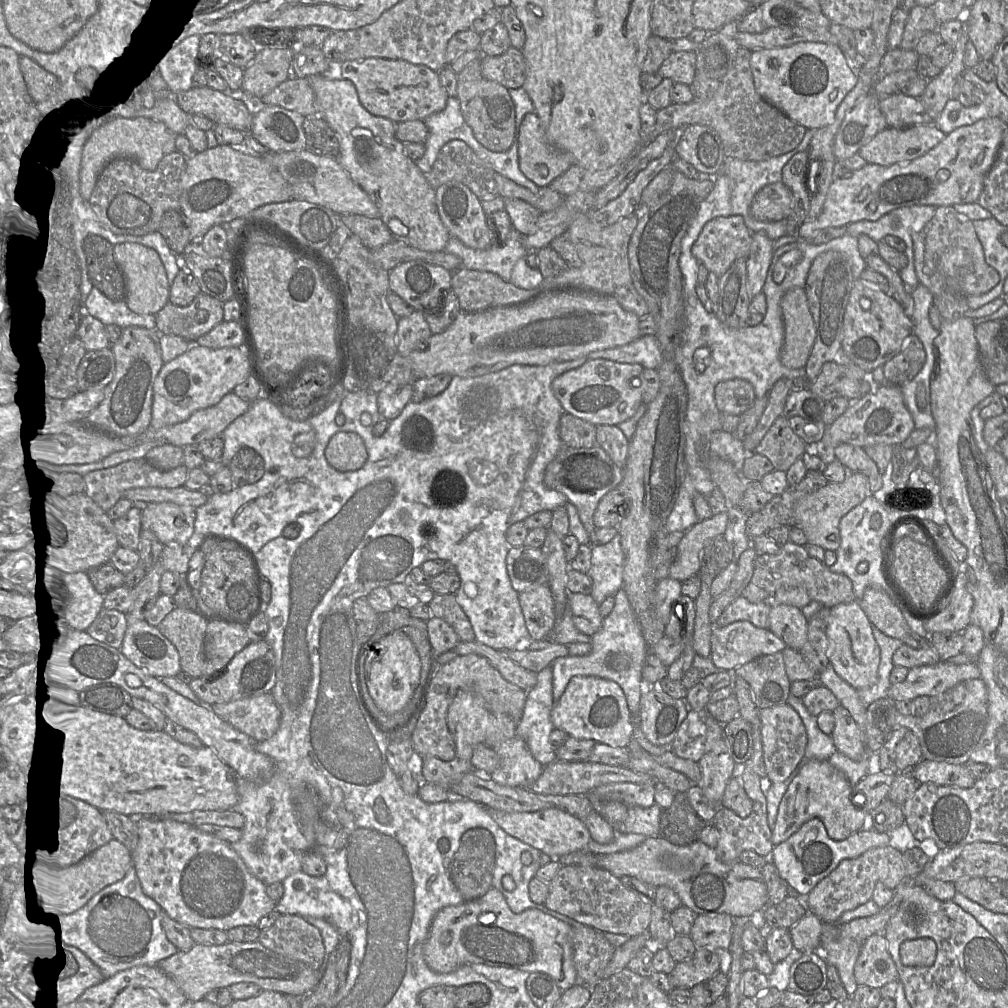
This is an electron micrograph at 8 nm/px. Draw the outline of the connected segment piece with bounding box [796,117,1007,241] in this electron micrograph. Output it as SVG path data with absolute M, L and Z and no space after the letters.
M998 117L980 119L977 122L961 126L929 150L924 155L909 162L898 162L890 166L866 164L859 170L834 179L830 184L823 209L814 220L805 220L796 234L800 240L809 241L824 228L846 227L861 220L876 221L890 211L912 205L954 206L978 202L983 189L984 178L992 167L1002 140L1006 123Z

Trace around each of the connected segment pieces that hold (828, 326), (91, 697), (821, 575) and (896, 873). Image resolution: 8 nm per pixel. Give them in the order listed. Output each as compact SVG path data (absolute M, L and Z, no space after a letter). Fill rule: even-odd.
M829 250L820 253L813 260L804 287L809 309L816 326L815 342L805 365L805 377L809 383L816 380L826 362L835 362L848 367L860 380L863 380L868 373L856 365L842 348L844 314L853 283L851 265L843 253Z
M99 684L81 692L85 706L91 706L110 715L125 717L133 708L132 696L115 684Z
M791 541L781 546L776 555L757 555L752 579L742 596L752 603L771 602L773 595L781 587L802 587L811 600L829 609L837 604L856 600L852 581L846 575L830 571L823 562L809 556L804 546Z
M890 845L872 848L859 857L842 860L828 876L819 881L807 896L808 912L816 915L824 924L837 923L844 912L872 899L877 882L895 890L905 881L903 853Z

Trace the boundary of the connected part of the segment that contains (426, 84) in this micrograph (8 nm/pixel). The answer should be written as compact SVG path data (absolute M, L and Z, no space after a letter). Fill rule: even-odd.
M371 57L345 60L340 68L342 78L355 85L360 103L374 116L387 118L394 123L424 120L446 107L449 95L440 83L439 71L426 65L402 59Z

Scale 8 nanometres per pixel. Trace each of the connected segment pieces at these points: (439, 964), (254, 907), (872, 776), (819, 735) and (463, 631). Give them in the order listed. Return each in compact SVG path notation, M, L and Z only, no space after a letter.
M491 888L476 900L441 909L432 921L423 954L429 968L438 973L450 973L467 964L485 964L514 968L529 973L546 973L554 979L562 992L578 983L577 970L573 961L572 927L537 909L513 913L502 892L496 888Z
M138 816L135 820L138 830L138 843L131 852L132 866L135 868L143 892L153 899L171 919L188 928L219 929L227 932L239 926L255 926L263 916L274 910L276 903L267 894L267 885L249 872L243 860L232 849L231 844L200 832L195 826L187 823L149 816Z
M874 765L869 774L853 786L853 794L862 793L866 796L864 810L870 812L887 799L896 774L885 773Z
M789 695L787 704L792 706L800 715L807 732L807 746L804 759L829 760L837 751L831 735L824 734L817 724L817 716L811 715L802 699Z
M435 594L428 605L435 617L445 620L454 629L460 641L476 640L472 625L454 594Z

